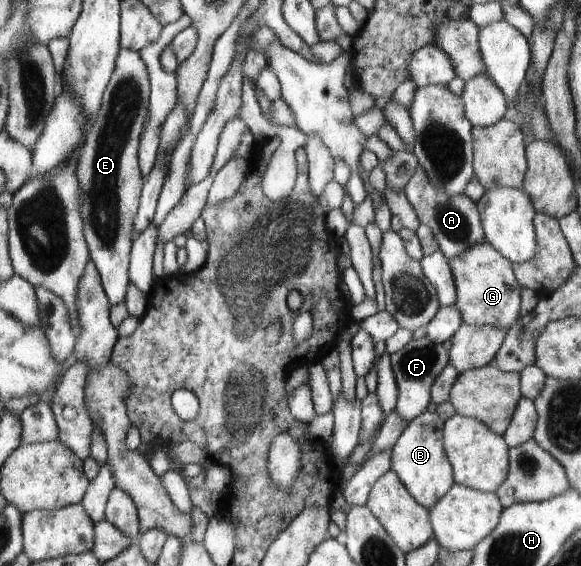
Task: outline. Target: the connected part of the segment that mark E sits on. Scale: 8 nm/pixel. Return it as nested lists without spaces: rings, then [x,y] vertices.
[[[122,48],[117,55],[117,60],[115,63],[114,71],[112,72],[110,81],[106,86],[106,91],[103,95],[102,105],[97,116],[92,120],[93,124],[89,134],[85,139],[85,144],[79,153],[79,160],[77,165],[77,178],[79,181],[79,186],[81,189],[81,208],[80,213],[83,219],[83,232],[87,243],[87,248],[89,251],[90,260],[95,263],[95,268],[98,270],[98,275],[100,275],[101,284],[105,294],[107,295],[108,301],[111,305],[122,303],[124,301],[126,290],[128,284],[130,283],[129,278],[129,257],[131,254],[131,245],[133,242],[133,221],[139,206],[139,199],[141,196],[141,189],[143,186],[143,177],[140,173],[139,168],[139,141],[141,139],[141,134],[143,133],[143,125],[145,123],[145,118],[147,117],[149,108],[149,95],[150,95],[150,82],[148,80],[148,71],[146,70],[146,64],[140,58],[140,54],[133,49]]]

